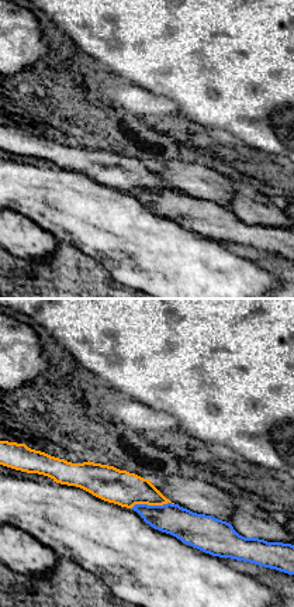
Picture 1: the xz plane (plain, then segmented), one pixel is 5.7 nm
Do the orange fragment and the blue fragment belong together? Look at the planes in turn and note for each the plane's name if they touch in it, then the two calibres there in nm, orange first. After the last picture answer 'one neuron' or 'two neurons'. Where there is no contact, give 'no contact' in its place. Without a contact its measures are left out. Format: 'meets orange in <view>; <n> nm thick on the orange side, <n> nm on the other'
meets orange in xz; 200 nm thick on the orange side, 180 nm on the other

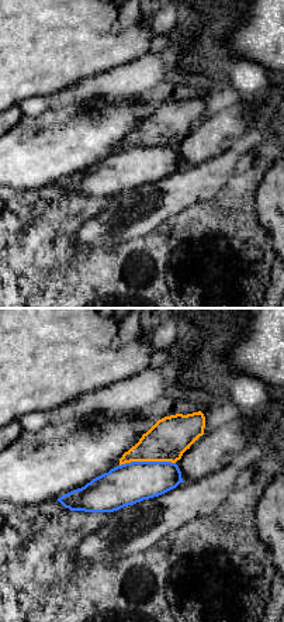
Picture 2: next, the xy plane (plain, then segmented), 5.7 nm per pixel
meets orange in xy; 240 nm thick on the orange side, 240 nm on the other

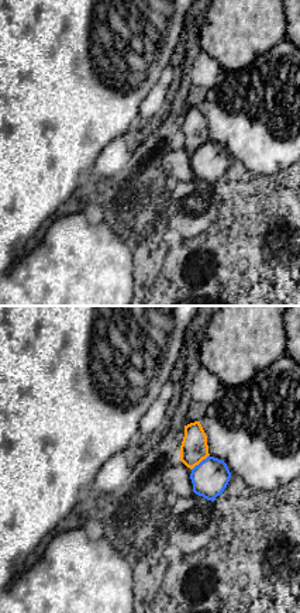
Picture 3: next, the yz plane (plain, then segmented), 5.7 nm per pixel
meets orange in yz; 160 nm thick on the orange side, 200 nm on the other

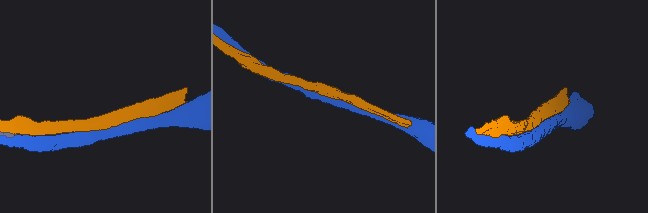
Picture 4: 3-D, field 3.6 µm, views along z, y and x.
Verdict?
one neuron

